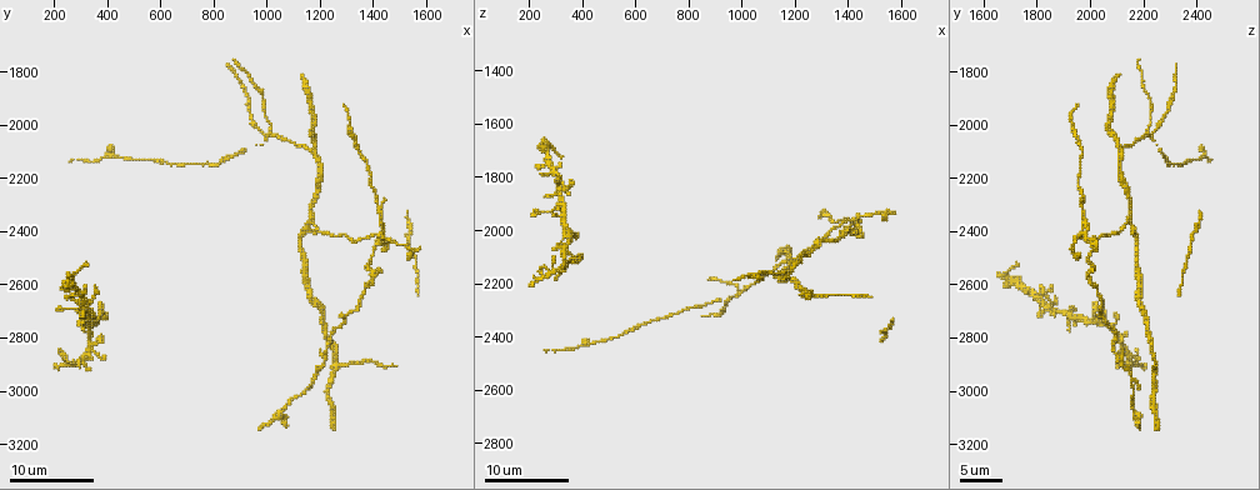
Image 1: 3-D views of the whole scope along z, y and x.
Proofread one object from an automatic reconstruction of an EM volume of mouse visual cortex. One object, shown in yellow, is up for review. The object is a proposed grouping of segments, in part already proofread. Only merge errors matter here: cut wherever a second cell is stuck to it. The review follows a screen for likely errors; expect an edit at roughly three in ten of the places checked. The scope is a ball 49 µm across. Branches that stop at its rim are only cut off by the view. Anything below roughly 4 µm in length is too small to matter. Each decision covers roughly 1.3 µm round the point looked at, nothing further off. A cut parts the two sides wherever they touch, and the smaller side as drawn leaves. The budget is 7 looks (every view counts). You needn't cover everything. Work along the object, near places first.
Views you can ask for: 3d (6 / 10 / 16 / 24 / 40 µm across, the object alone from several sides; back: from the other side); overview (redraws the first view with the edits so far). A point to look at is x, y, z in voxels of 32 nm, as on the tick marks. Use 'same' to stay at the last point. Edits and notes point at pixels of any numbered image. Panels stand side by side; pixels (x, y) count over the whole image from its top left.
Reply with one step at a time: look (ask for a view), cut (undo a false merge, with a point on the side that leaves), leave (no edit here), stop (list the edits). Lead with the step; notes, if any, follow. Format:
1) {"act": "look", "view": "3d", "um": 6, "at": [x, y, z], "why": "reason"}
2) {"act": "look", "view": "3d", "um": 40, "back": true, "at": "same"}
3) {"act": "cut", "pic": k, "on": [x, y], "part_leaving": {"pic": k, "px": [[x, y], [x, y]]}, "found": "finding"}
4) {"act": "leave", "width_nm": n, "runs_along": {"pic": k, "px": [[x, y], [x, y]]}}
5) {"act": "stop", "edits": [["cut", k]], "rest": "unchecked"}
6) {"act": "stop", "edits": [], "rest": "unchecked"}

{"act": "look", "view": "3d", "um": 16, "at": [1000, 2030, 2240], "why": "four arms meet"}

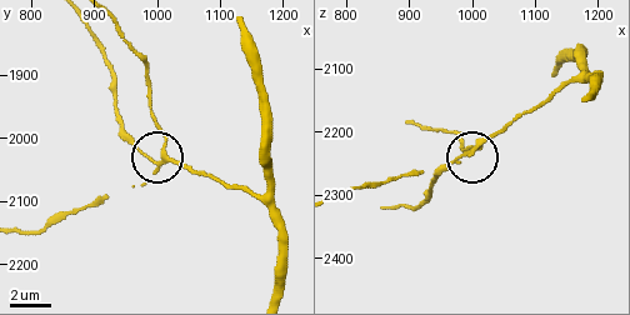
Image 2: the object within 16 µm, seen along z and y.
{"act": "look", "view": "3d", "um": 6, "at": [995, 2040, 2230]}

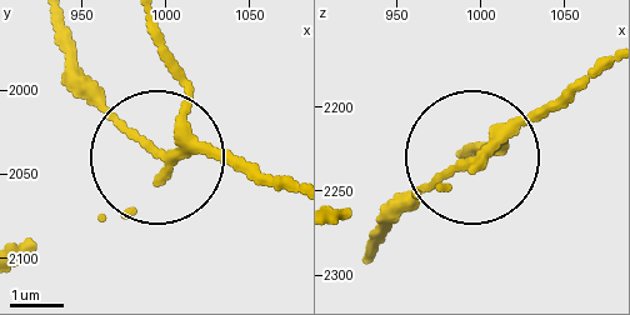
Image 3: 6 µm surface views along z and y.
{"act": "look", "view": "3d", "um": 6, "back": true, "at": [996, 2042, 2232]}

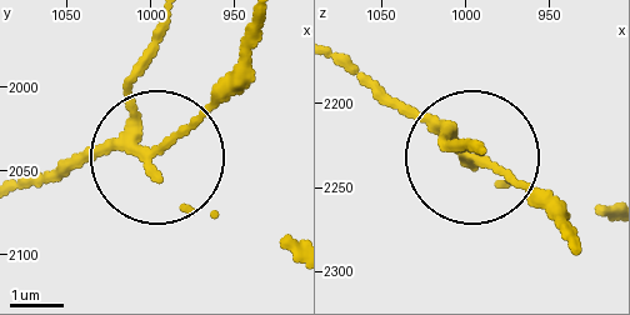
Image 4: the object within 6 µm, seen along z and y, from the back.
{"act": "leave", "width_nm": 140, "runs_along": {"pic": 4, "px": [[29, 184], [150, 153], [240, 68]]}, "found": "all the same cell"}

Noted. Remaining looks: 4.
{"act": "look", "view": "3d", "um": 24, "at": [1160, 2100, 2120], "why": "branch point"}

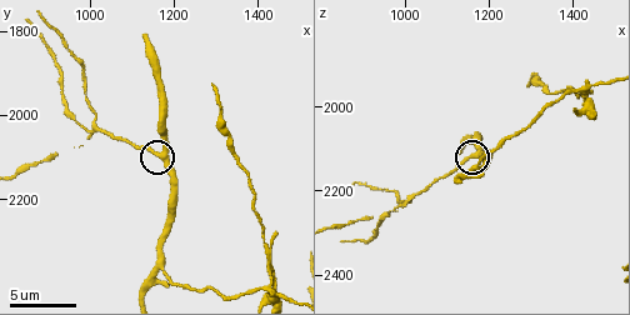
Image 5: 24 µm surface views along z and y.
{"act": "look", "view": "3d", "um": 10, "at": [1175, 2090, 2110], "why": "zoom in"}

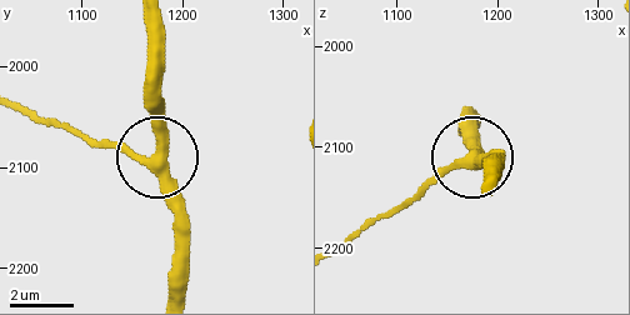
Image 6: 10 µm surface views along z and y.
{"act": "leave", "side_arm_um": 10, "arms": 3, "found": "one cell here"}

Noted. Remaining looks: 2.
{"act": "look", "view": "3d", "um": 16, "at": [460, 2130, 2430], "why": "thick turns thin"}

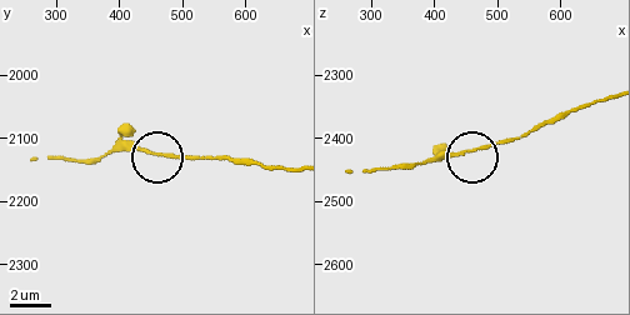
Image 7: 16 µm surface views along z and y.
{"act": "look", "view": "3d", "um": 10, "at": [455, 2125, 2425], "why": "zoom in"}

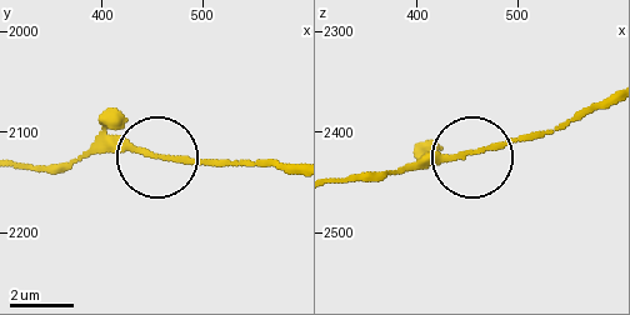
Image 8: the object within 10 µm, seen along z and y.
{"act": "leave", "width_nm": 160, "runs_along": {"pic": 8, "px": [[288, 170], [263, 163], [183, 163], [126, 146], [88, 154]]}, "found": "one cell here"}

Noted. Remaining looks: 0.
{"act": "stop", "edits": [], "rest": "unchecked"}

